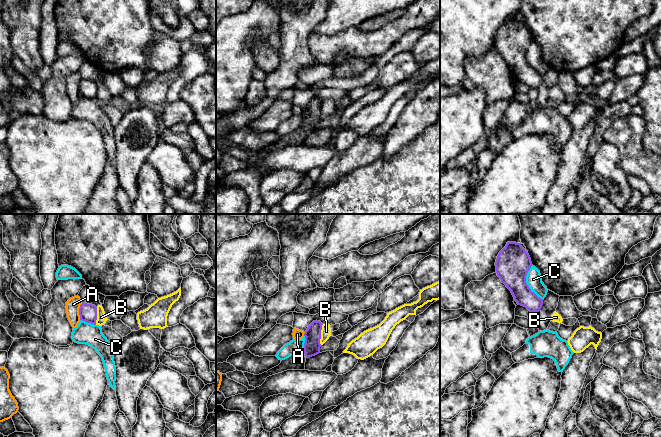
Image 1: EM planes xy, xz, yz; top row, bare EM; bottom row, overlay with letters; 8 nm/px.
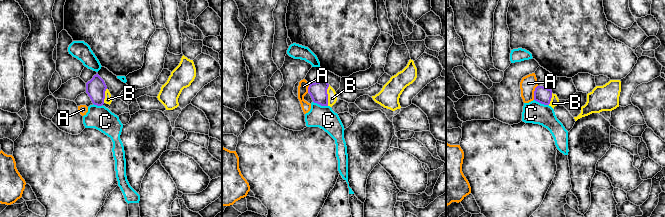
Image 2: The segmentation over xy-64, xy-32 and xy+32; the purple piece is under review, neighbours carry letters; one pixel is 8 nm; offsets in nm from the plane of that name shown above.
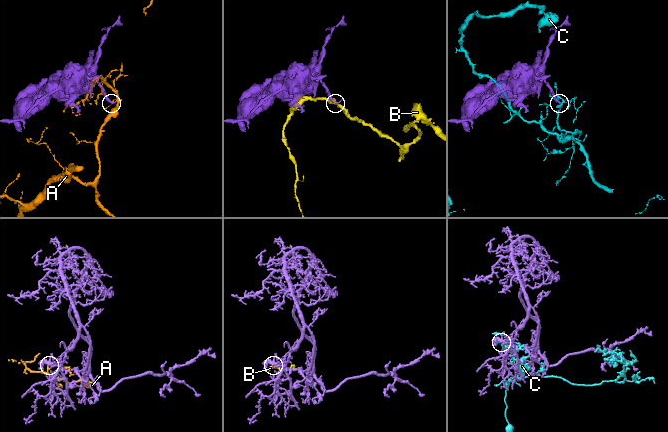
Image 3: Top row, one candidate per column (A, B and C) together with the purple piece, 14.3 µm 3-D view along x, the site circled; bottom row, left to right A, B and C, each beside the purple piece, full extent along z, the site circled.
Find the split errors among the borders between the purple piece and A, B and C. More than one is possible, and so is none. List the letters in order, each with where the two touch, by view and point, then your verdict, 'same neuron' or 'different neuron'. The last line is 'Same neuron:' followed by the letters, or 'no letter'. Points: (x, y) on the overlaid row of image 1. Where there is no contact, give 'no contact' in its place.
A: meets purple in xy at (79, 311); different neuron
B: meets purple in xz at (320, 335); different neuron
C: meets purple in yz at (526, 284); different neuron
Same neuron: no letter

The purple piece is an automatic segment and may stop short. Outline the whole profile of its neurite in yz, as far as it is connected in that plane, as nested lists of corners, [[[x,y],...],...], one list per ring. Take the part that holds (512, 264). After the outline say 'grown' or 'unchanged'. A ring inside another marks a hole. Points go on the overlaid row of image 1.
[[[507,242],[499,252],[495,266],[497,276],[511,291],[517,304],[526,307],[530,312],[538,313],[542,308],[543,299],[532,292],[526,283],[532,262],[521,243]]] | unchanged

